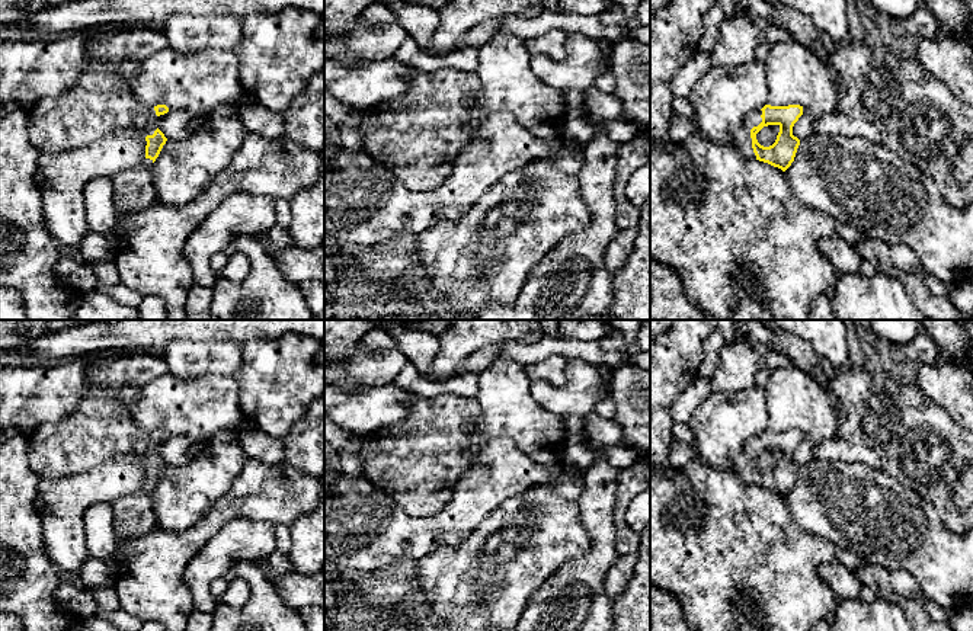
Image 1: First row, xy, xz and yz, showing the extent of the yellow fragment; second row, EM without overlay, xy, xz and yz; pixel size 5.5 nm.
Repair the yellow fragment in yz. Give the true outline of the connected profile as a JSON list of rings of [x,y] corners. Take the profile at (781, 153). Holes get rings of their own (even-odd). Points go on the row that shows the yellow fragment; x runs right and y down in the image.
[[[771,106],[750,112],[737,131],[737,153],[746,160],[759,160],[785,172],[794,161],[800,140],[793,135],[793,126],[803,115],[803,106]],[[768,125],[778,125],[780,132],[772,145],[764,147],[756,134]]]

